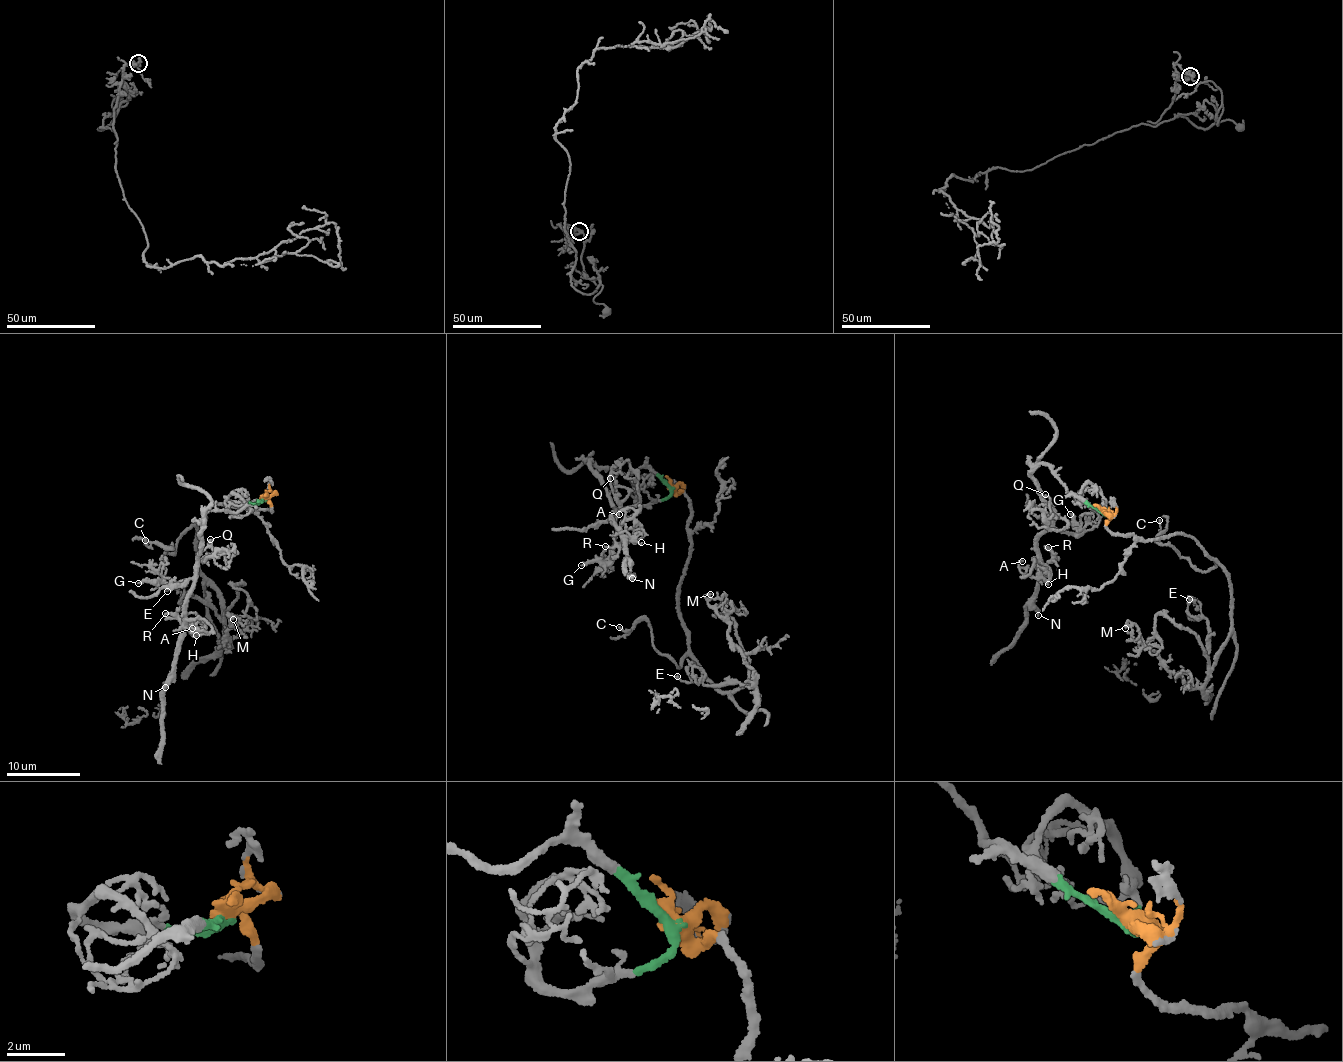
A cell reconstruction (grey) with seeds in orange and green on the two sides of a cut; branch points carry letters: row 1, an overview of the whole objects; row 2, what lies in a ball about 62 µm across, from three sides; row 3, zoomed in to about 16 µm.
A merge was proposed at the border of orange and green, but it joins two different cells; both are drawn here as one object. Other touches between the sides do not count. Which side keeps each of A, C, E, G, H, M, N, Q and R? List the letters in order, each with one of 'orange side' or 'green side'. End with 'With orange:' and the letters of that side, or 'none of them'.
A: green side
C: orange side
E: orange side
G: green side
H: green side
M: orange side
N: green side
Q: green side
R: green side
With orange: C, E, M

